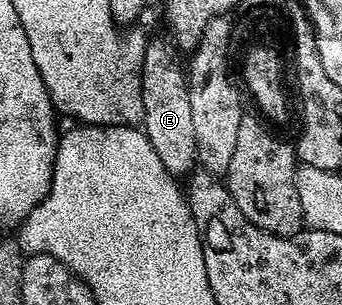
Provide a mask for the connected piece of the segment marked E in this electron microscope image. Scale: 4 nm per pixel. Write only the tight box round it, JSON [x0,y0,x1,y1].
[141,39,199,178]

